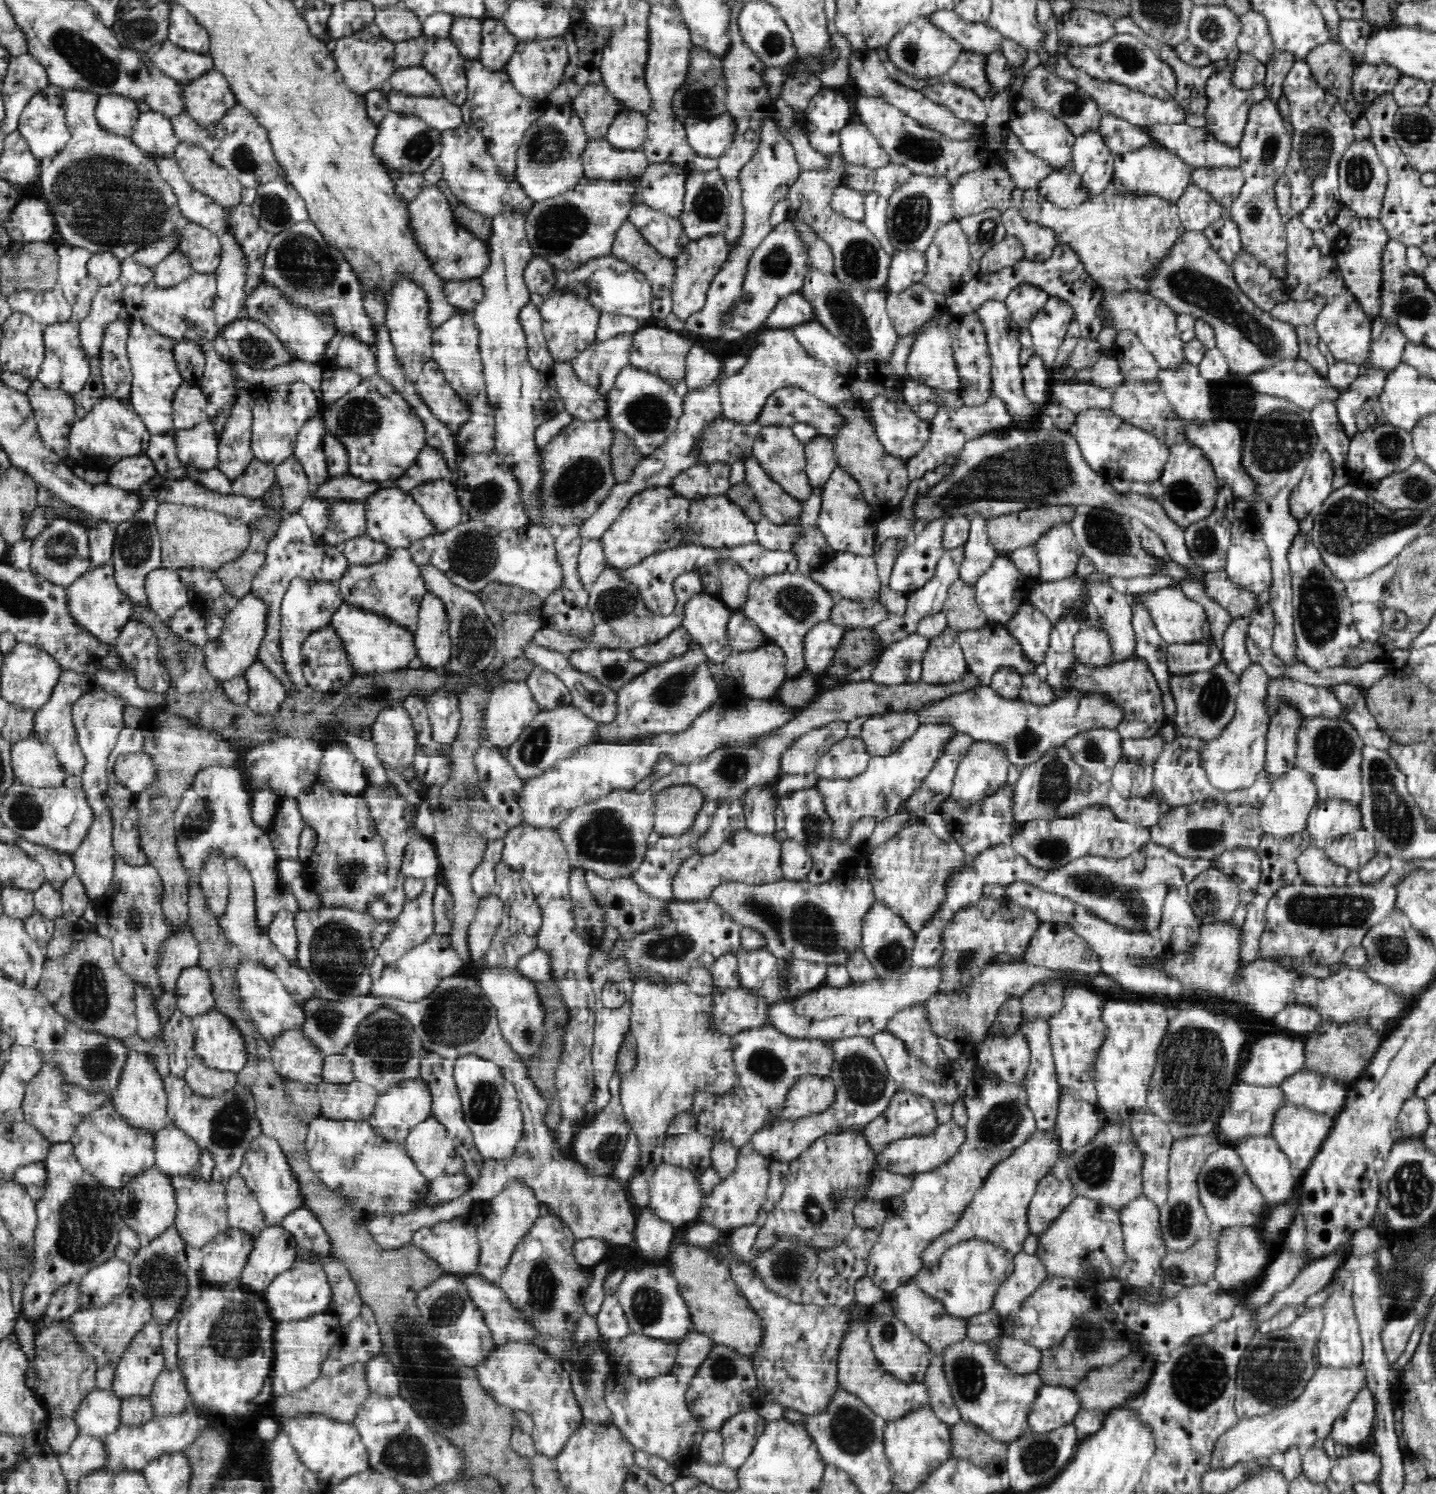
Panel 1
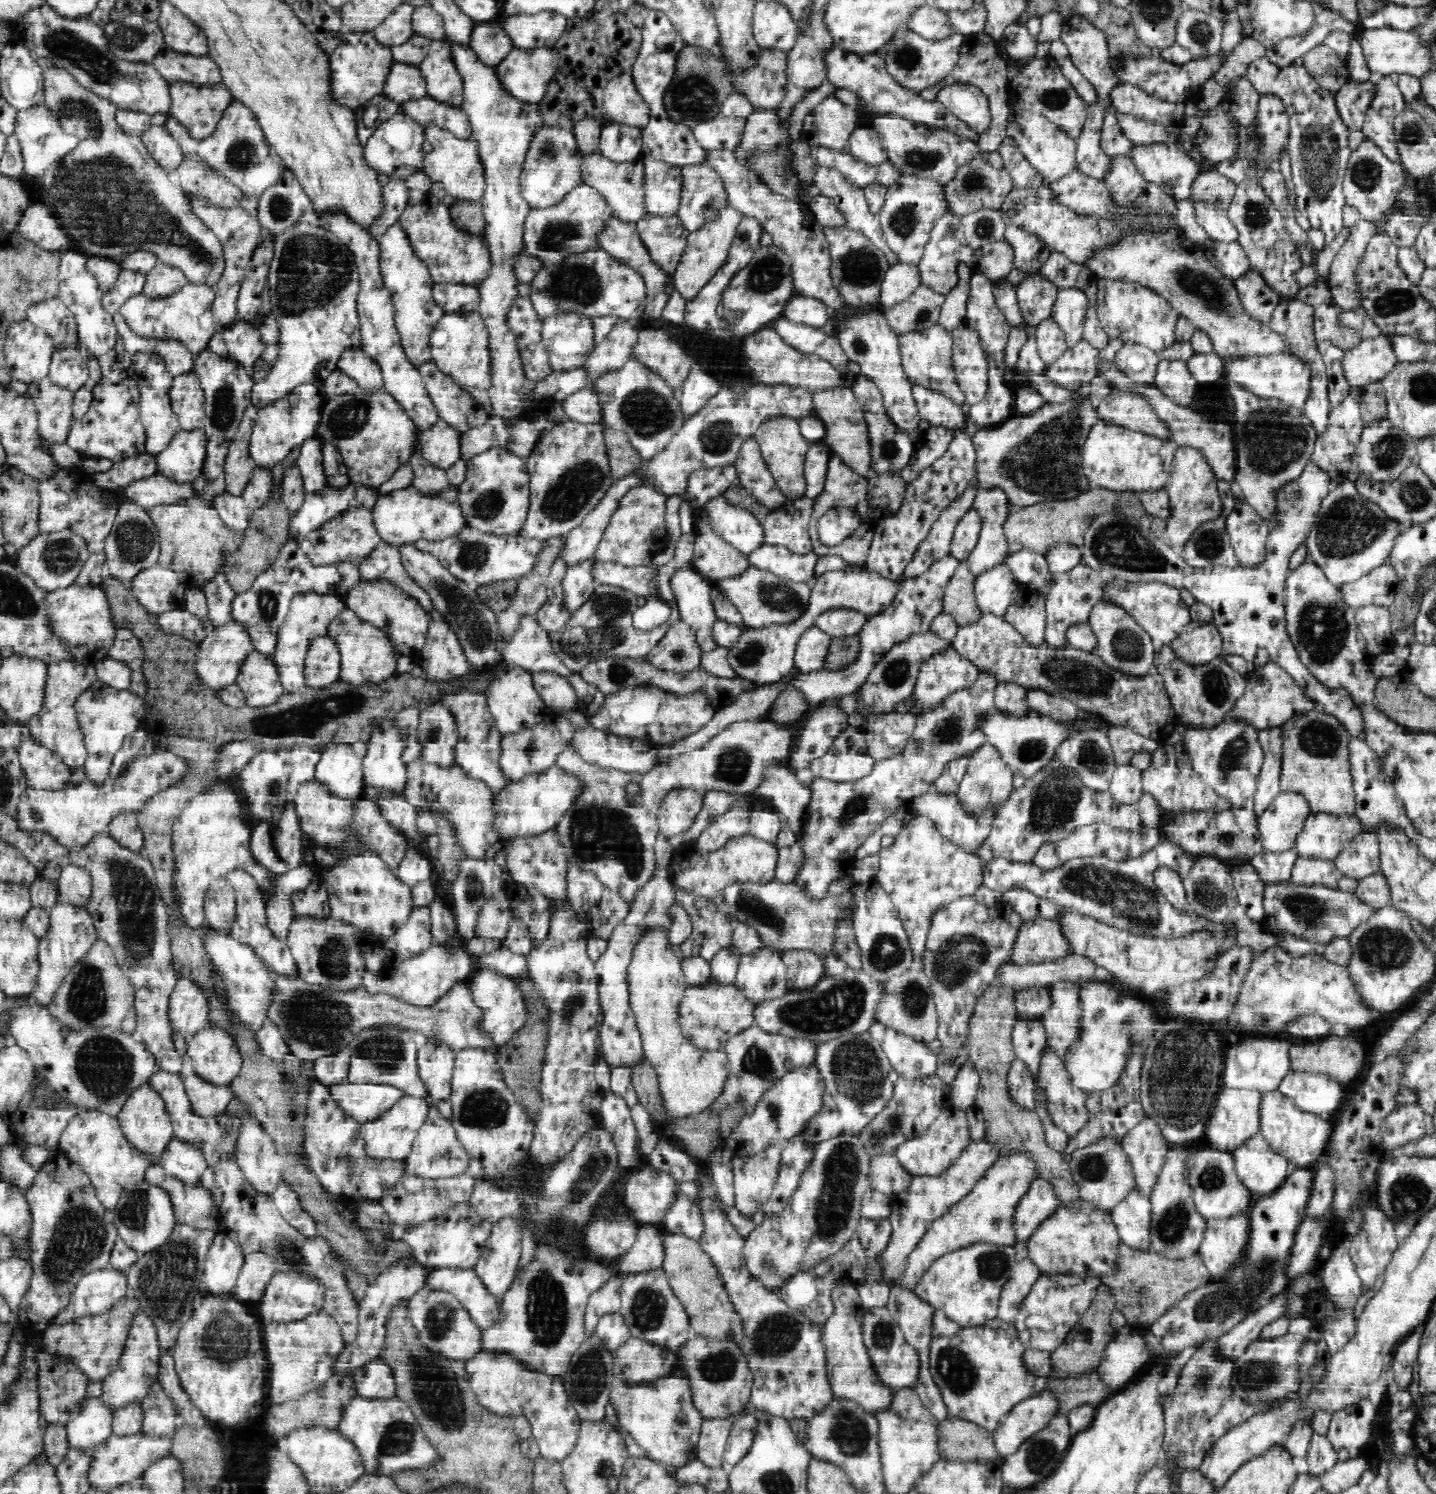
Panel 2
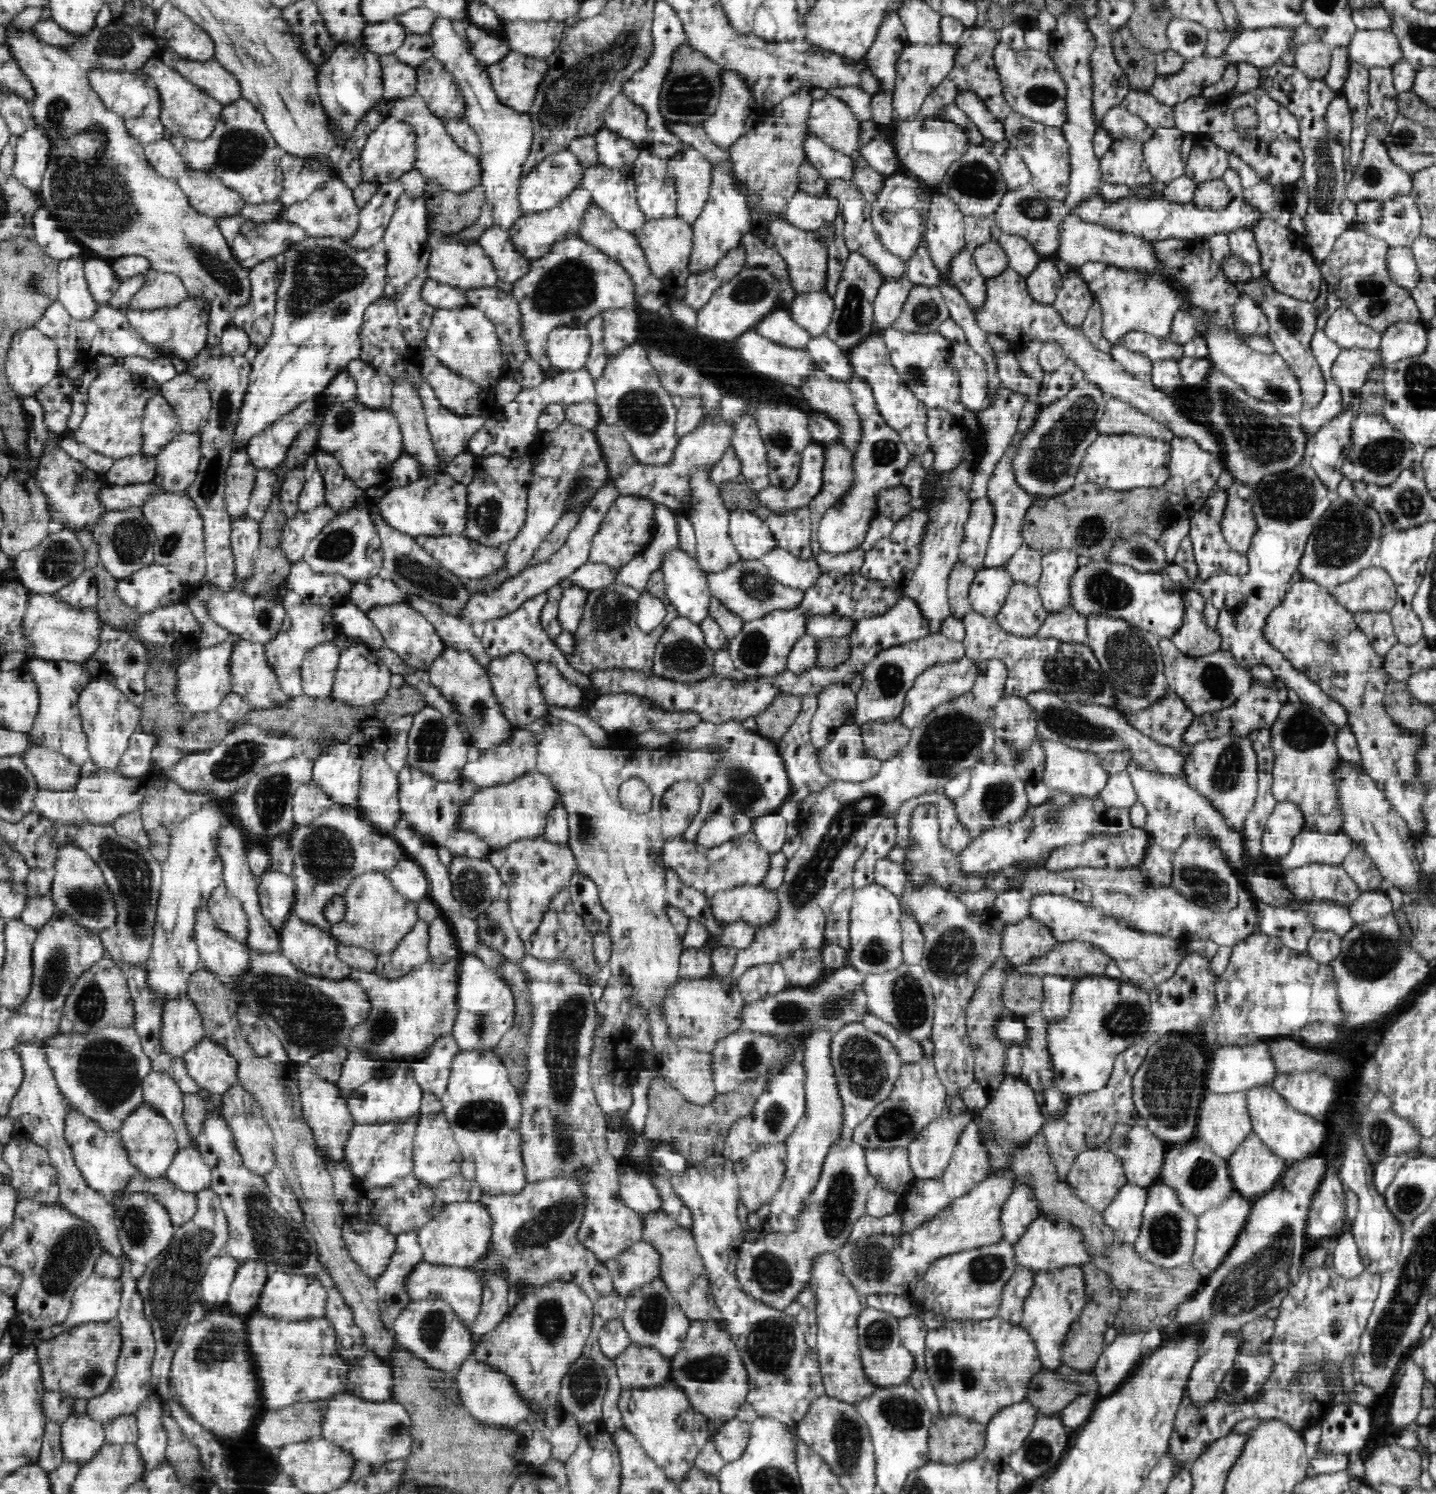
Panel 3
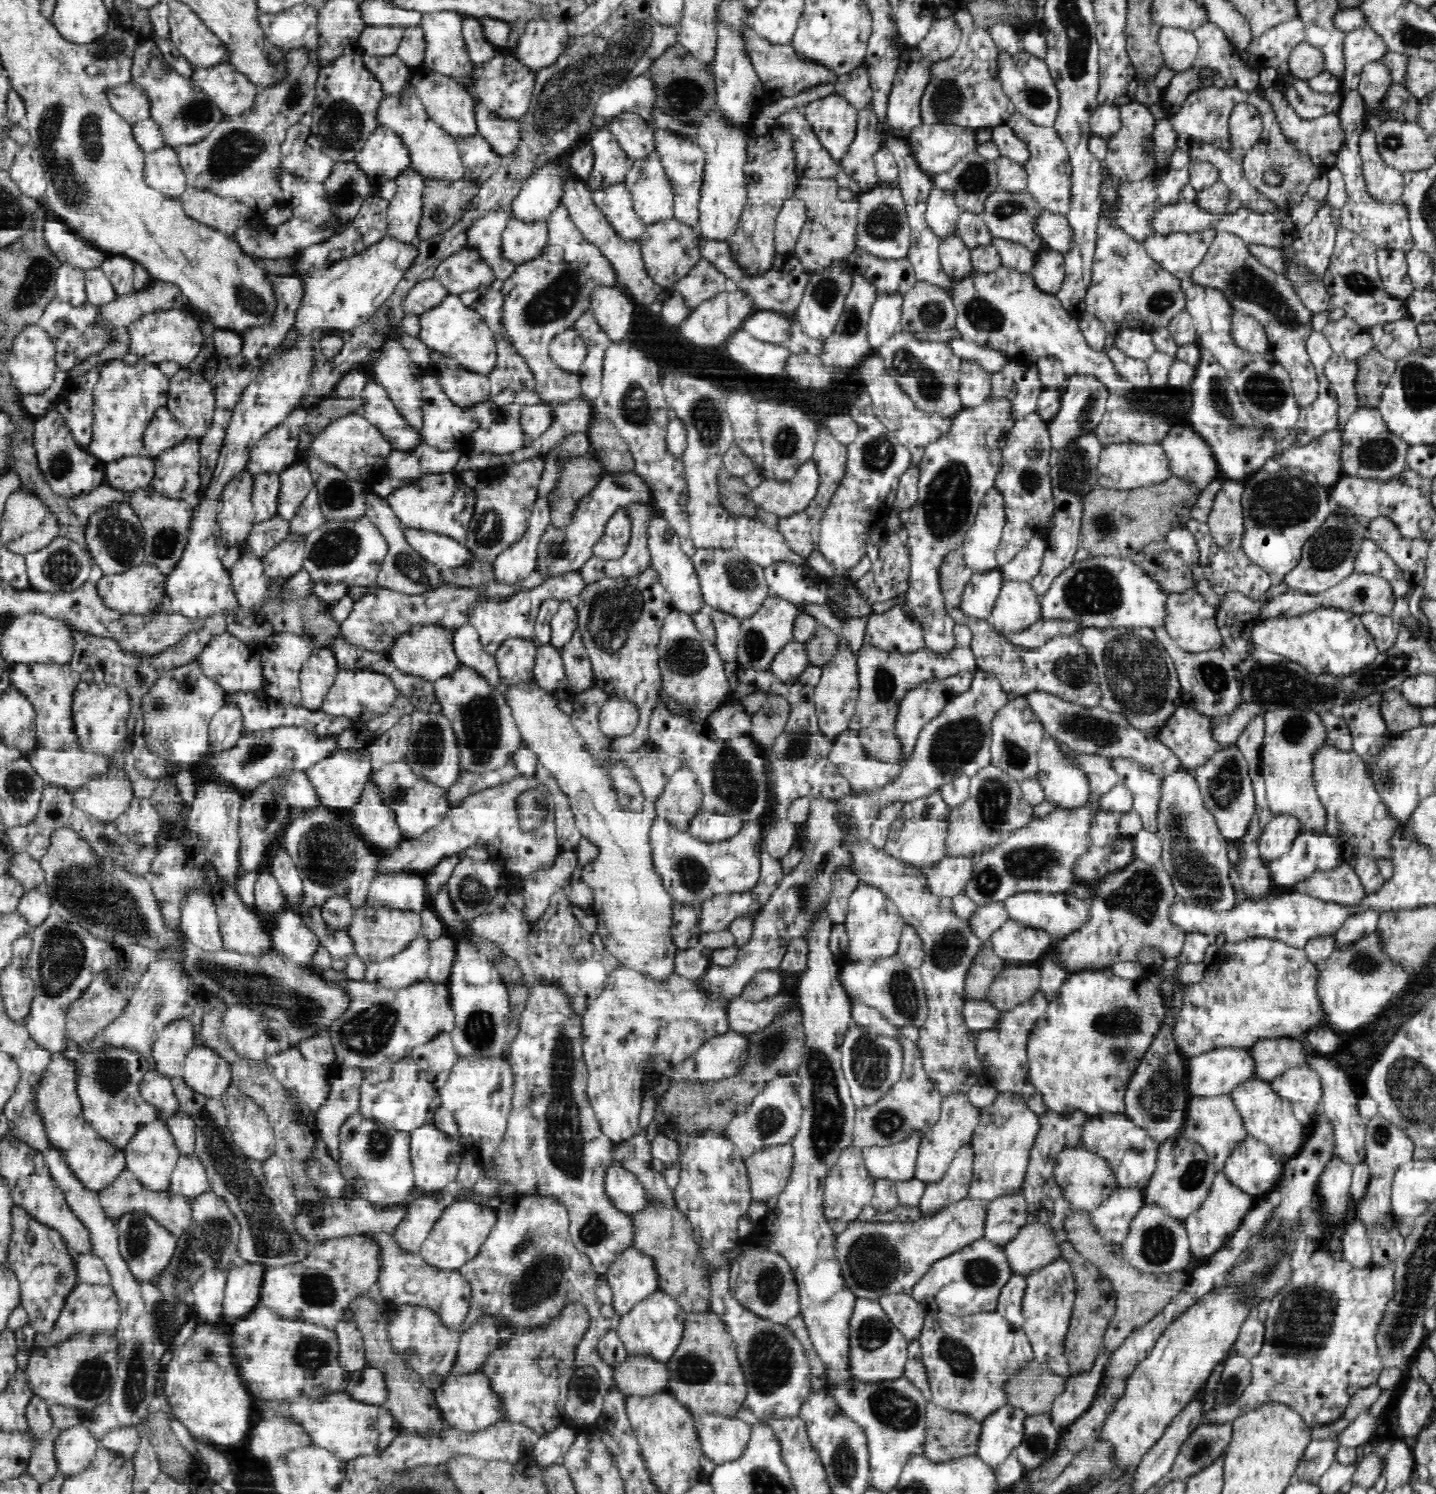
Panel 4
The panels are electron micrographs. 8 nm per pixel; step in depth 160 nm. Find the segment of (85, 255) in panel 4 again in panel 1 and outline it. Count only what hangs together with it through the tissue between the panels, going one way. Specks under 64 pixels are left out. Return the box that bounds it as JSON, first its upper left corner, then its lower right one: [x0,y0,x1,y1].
[4,196,62,244]

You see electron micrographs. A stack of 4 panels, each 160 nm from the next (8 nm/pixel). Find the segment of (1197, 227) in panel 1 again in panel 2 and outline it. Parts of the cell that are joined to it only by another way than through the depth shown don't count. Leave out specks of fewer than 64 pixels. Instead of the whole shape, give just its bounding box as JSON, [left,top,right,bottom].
[1193,202,1240,243]

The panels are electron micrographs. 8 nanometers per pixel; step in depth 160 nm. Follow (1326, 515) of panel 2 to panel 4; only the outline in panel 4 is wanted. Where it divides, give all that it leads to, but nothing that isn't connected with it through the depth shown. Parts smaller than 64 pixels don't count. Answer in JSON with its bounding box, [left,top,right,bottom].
[1281,511,1368,595]

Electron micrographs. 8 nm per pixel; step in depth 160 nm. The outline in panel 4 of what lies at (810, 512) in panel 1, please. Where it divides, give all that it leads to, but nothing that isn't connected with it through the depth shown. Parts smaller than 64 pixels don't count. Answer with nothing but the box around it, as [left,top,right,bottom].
[777,511,816,559]

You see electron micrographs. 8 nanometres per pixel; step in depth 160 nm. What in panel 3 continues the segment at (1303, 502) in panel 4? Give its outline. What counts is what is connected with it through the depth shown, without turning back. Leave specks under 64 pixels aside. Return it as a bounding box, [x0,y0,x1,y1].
[1192,462,1348,728]

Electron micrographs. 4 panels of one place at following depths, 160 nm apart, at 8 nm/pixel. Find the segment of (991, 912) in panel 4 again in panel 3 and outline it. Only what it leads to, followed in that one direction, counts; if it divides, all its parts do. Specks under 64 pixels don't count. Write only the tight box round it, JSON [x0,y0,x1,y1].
[992,890,1028,925]

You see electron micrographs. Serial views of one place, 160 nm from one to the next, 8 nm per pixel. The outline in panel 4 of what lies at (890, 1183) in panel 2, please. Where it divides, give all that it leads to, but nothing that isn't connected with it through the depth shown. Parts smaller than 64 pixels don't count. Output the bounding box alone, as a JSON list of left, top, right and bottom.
[862,1130,926,1181]

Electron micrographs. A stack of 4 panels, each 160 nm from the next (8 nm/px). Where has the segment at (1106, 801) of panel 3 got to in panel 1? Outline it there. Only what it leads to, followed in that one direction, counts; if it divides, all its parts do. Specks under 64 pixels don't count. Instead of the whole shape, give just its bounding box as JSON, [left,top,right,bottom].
[1110,759,1153,798]

